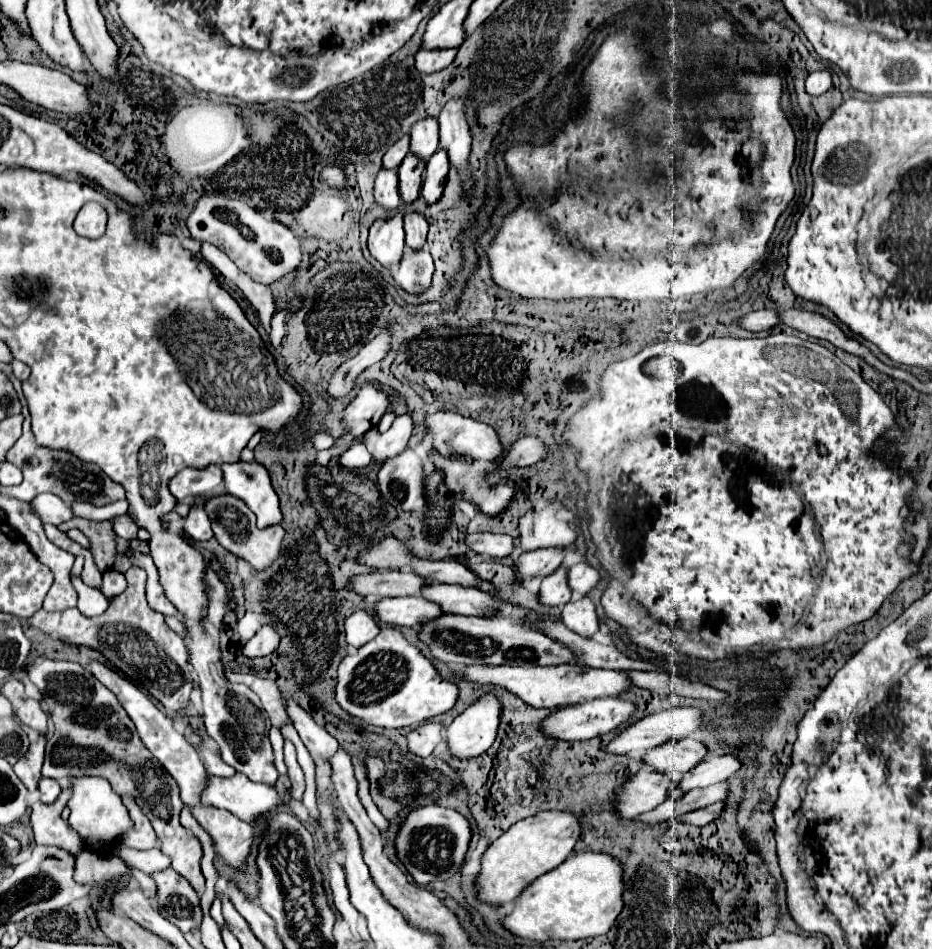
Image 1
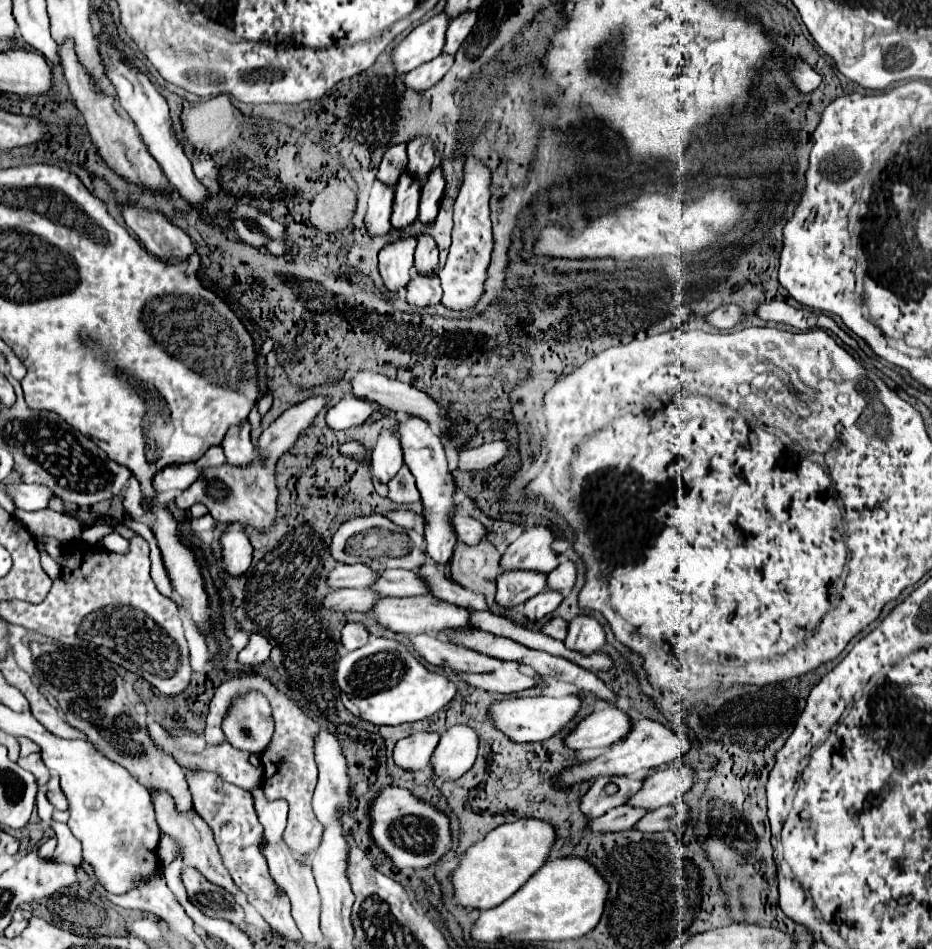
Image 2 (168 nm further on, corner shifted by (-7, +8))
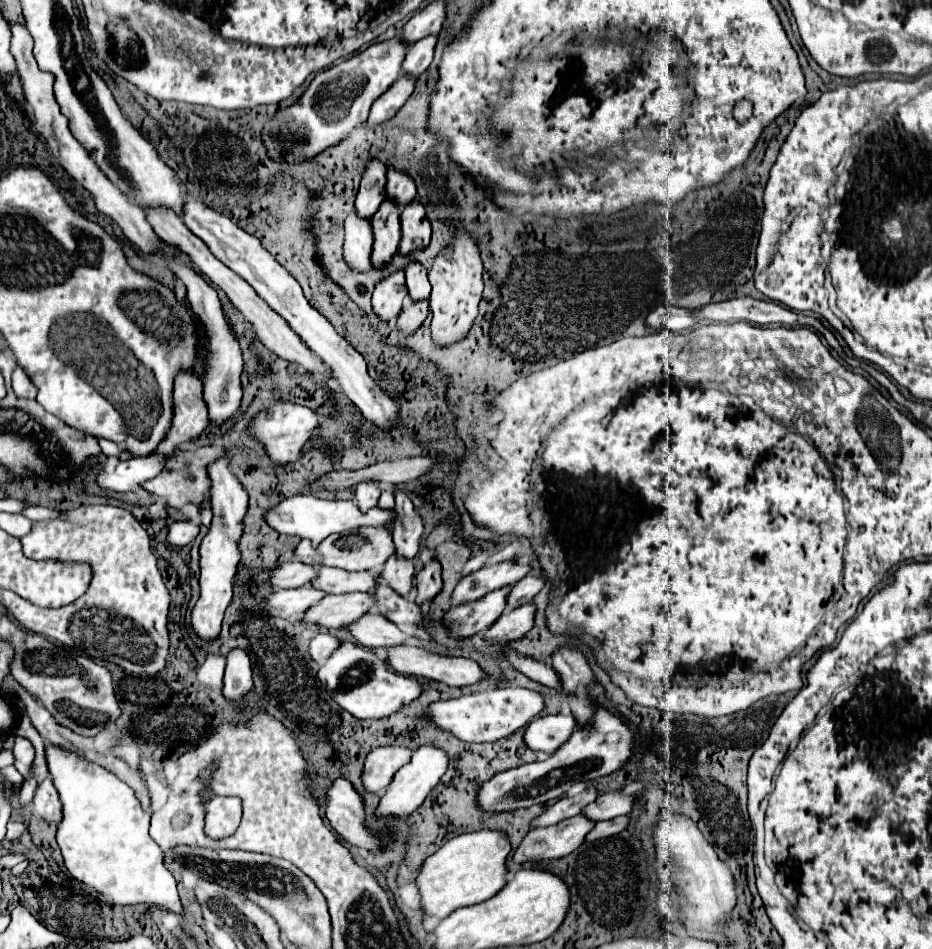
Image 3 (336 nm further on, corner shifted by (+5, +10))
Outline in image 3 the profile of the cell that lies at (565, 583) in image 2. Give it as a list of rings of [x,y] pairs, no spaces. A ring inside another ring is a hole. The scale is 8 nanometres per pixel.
[[[526,575],[524,579],[520,579],[508,593],[506,597],[506,609],[504,613],[508,613],[514,607],[520,607],[524,603],[530,603],[532,597],[544,587],[544,579],[536,577],[536,575]]]

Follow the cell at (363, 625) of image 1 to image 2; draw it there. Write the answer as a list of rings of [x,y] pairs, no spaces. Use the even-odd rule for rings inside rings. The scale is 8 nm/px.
[[[348,623],[344,629],[342,629],[342,647],[346,651],[354,651],[362,645],[366,645],[370,639],[370,633],[368,629],[362,625],[362,623]]]

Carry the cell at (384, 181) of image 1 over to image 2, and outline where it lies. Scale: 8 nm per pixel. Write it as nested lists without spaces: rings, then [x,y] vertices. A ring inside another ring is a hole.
[[[378,179],[374,181],[368,211],[366,211],[366,229],[370,235],[384,235],[390,229],[390,215],[394,205],[394,187],[384,187]]]

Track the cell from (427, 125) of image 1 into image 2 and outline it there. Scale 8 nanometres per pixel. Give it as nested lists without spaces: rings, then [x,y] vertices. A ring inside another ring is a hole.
[[[420,135],[408,143],[408,173],[424,181],[434,167],[434,143],[426,135]]]

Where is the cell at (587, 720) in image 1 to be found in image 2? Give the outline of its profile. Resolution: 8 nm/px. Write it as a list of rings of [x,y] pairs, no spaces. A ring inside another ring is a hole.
[[[578,695],[568,697],[532,697],[532,699],[504,699],[490,709],[492,723],[504,731],[512,741],[544,741],[558,735],[580,713],[582,699]]]

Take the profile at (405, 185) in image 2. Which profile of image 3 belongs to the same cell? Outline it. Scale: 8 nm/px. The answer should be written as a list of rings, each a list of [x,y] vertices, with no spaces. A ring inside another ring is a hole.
[[[384,201],[378,213],[372,217],[372,231],[374,231],[374,249],[372,249],[372,265],[382,269],[392,257],[398,253],[400,243],[400,209],[394,203]]]

